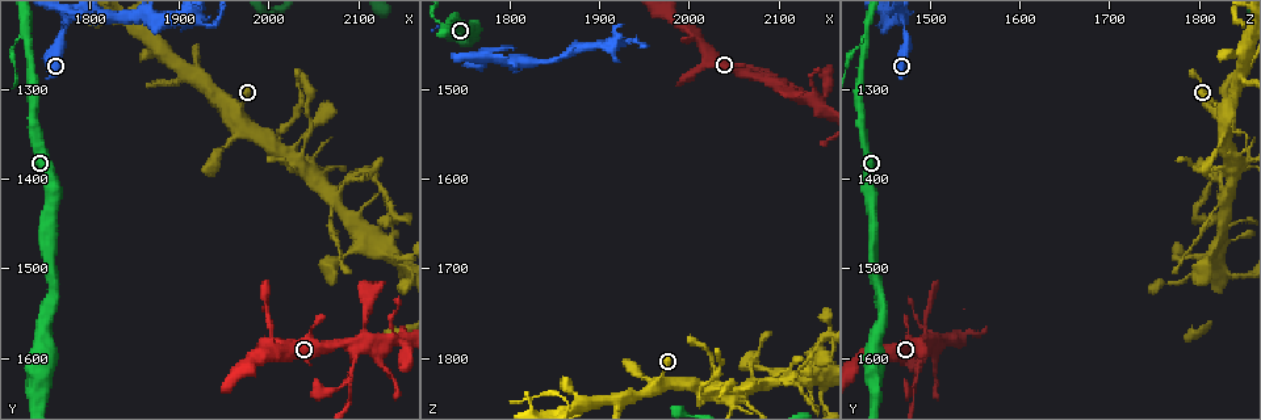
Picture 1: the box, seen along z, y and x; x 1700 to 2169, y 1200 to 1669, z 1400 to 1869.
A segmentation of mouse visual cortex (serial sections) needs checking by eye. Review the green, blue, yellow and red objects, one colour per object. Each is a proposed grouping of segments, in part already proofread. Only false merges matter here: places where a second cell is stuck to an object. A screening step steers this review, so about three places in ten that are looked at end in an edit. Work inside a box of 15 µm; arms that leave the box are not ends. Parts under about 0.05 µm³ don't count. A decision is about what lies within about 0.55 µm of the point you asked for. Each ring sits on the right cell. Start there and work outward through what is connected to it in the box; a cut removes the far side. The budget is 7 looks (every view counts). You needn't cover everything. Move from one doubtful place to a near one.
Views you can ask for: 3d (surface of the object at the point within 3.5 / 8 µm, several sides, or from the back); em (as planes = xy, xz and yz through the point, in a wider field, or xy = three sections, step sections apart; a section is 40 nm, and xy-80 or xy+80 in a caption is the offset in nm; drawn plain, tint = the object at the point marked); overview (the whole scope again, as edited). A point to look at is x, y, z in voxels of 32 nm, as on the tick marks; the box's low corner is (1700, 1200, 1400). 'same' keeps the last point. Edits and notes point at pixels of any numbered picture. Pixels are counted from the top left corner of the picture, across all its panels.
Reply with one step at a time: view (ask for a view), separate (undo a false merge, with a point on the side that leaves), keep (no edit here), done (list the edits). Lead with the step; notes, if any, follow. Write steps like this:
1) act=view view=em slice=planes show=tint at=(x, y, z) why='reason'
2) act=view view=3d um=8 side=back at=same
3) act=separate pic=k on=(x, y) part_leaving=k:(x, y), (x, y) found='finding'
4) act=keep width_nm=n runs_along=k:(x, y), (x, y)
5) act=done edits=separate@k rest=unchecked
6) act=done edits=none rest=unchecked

act=view view=3d um=3.5 at=(2070, 1415, 1830) why='looks like a crossing'

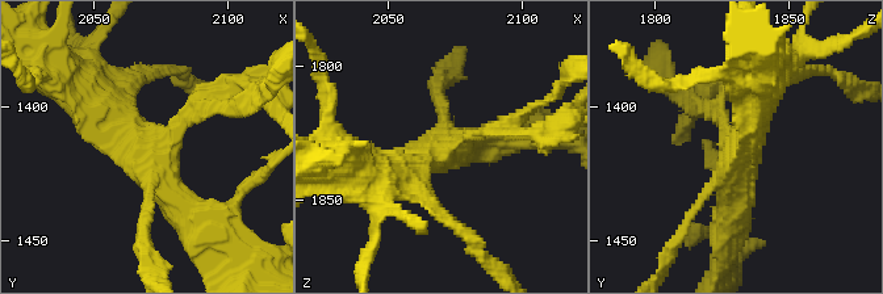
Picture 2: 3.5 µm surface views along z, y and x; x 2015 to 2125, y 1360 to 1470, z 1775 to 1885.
act=view view=em slice=xy step=5 show=tint at=(2069, 1419, 1832) arms=4 arm_widths_nm=150,150,350,400 why='shape alone is not enough'

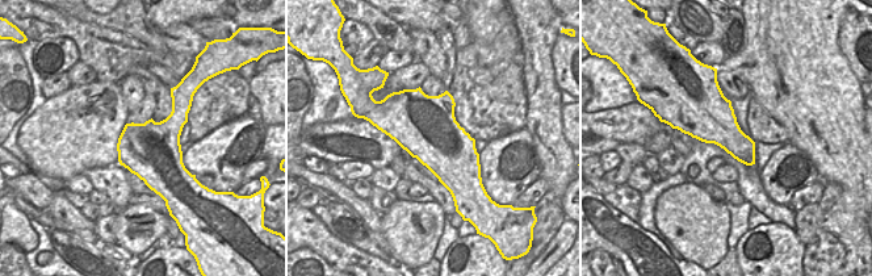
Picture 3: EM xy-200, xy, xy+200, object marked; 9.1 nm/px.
act=keep runs_along=2:(78, 91), (199, 223) found='one cell here'

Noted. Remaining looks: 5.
act=view view=3d um=8 at=(2015, 1350, 1850) why='abrupt turn'

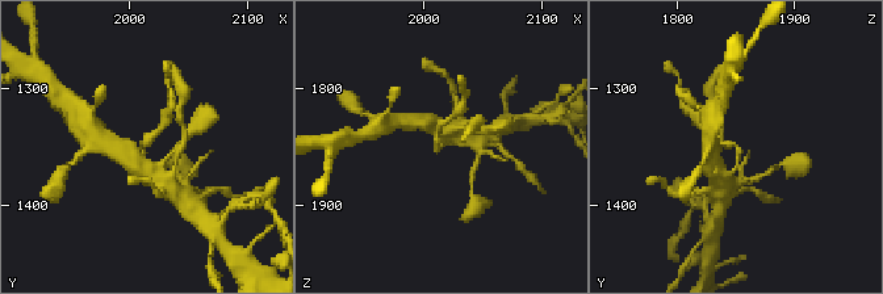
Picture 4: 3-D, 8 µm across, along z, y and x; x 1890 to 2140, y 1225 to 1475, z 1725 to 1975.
act=view view=3d um=3.5 at=(2010, 1346, 1848)

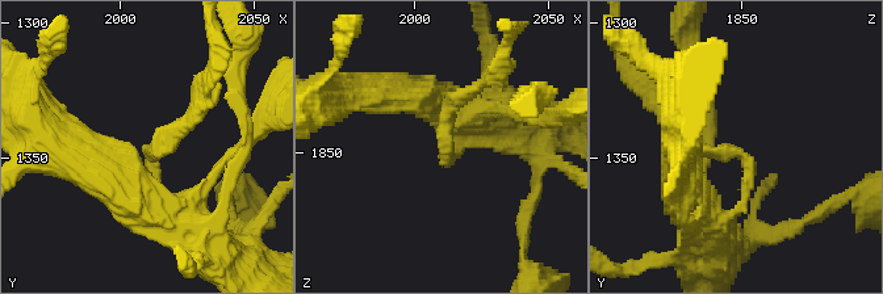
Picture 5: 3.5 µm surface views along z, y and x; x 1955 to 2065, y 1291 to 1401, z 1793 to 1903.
act=view view=em slice=xy step=5 show=tint at=(2012, 1348, 1848) arm_widths_nm=150,200

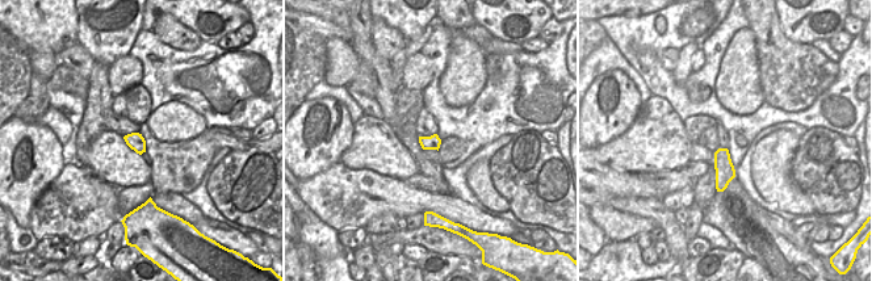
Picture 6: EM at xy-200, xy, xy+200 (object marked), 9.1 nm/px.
act=keep runs_along=5:(154, 215), (150, 151), (187, 124) found='one cell here'

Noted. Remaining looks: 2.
act=view view=3d um=3.5 at=(2105, 1585, 1495) why='abrupt turn'

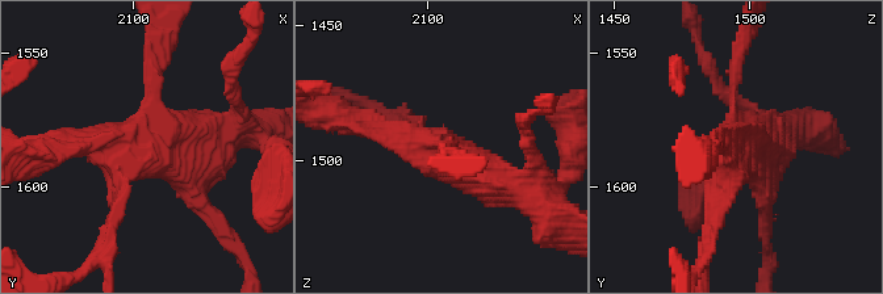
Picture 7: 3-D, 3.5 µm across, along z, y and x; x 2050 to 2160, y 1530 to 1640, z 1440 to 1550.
act=view view=em slice=xy step=3 show=tint at=(2103, 1582, 1495) why='now the EM'

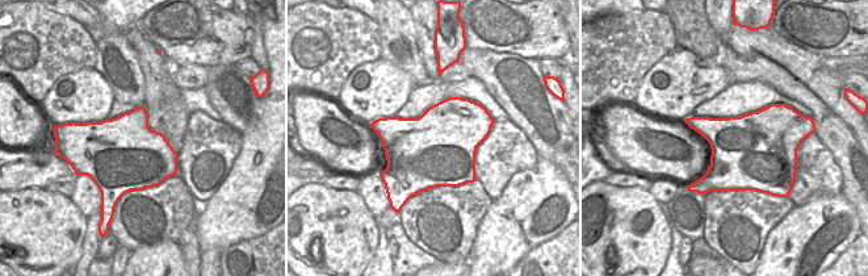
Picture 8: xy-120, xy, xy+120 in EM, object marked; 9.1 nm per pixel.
act=keep found='one cell here'

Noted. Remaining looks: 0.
act=done edits=none rest=unchecked

